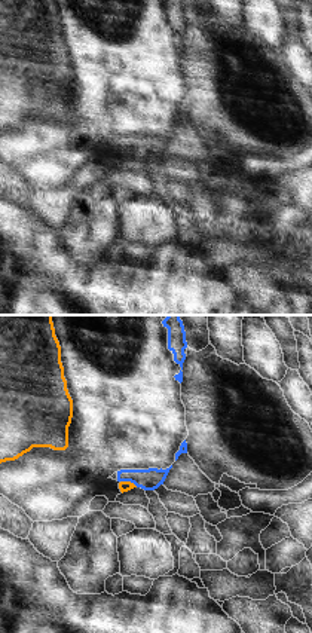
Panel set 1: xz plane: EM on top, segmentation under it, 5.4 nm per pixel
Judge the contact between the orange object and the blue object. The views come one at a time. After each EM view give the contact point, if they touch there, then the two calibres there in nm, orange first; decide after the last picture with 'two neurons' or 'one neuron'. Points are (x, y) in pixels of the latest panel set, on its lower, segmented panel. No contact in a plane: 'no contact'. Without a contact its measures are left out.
contact (130, 482); calibres 60 and 120 nm

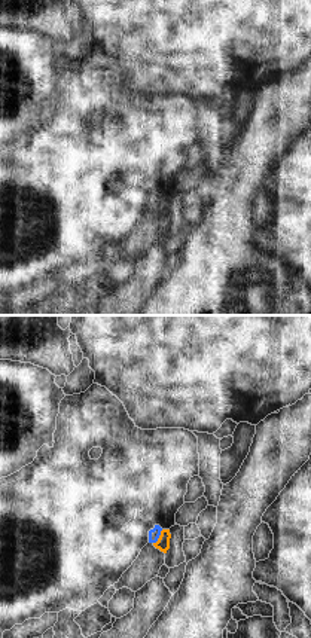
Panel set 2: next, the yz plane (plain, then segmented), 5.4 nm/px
contact (159, 537); calibres 70 and 60 nm

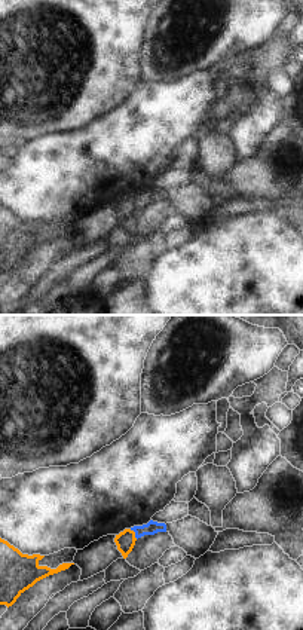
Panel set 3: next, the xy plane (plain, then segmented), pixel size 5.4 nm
contact (134, 534); calibres 110 and 70 nm

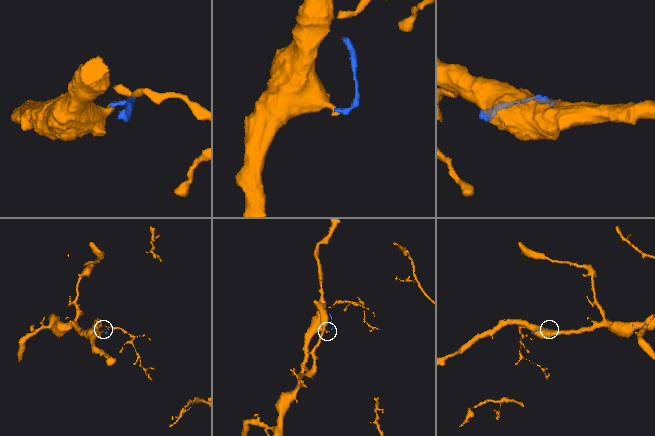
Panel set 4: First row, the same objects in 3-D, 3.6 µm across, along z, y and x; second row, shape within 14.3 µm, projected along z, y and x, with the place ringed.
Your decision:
two neurons

